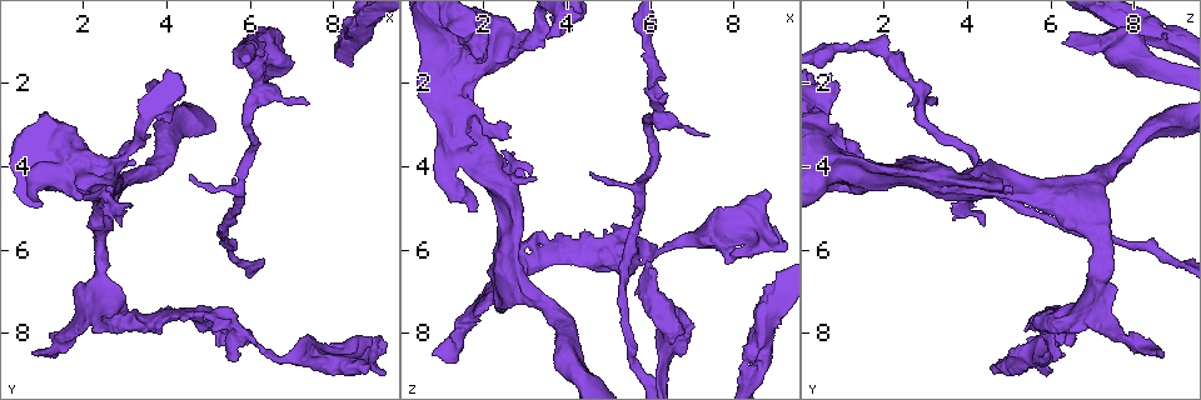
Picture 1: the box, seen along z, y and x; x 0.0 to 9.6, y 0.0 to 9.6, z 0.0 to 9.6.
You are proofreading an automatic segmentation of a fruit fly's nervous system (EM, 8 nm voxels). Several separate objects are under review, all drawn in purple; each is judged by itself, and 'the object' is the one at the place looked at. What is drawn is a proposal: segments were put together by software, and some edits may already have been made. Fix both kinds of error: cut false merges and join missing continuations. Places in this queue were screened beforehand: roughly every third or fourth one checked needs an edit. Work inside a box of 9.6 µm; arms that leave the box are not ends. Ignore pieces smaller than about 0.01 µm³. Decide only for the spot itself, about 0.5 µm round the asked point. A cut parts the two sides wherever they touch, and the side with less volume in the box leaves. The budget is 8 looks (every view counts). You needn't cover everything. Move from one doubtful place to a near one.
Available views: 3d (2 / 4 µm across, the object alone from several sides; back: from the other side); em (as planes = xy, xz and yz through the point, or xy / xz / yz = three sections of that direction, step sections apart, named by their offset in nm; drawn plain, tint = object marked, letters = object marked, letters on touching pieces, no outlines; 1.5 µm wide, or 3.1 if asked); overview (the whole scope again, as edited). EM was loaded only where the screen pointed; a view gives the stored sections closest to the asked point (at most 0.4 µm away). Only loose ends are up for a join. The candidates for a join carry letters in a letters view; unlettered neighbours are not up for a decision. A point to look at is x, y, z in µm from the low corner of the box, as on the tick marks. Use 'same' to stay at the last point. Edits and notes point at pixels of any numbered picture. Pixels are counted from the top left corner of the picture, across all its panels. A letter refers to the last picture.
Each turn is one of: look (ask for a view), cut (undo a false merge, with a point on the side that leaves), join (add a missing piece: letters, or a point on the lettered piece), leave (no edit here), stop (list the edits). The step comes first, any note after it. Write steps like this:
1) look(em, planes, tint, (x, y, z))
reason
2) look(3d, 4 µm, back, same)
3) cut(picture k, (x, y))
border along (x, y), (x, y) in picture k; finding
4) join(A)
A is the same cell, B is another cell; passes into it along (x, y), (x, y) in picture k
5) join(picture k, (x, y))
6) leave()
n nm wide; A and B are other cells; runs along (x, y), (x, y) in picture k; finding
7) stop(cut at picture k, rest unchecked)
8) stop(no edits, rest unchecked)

look(3d, 2 µm, (5.90, 1.10, 1.10))
thick turns thin

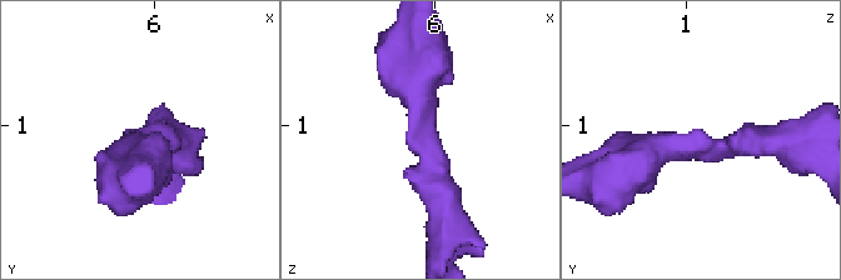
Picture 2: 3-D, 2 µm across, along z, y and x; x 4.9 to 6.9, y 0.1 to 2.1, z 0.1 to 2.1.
look(em, planes, letters, (5.88, 1.12, 1.06))
arms of 220, 400 nm

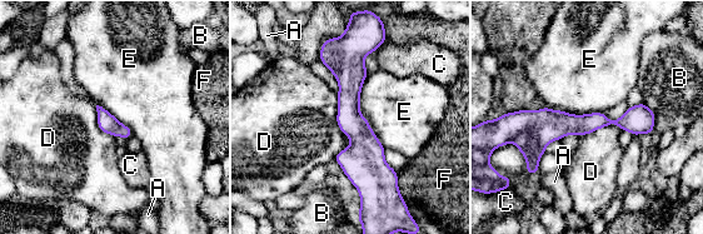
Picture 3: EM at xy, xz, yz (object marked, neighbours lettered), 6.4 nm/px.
leave()
A, B, C, D, E and F are other cells; border along (368, 71), (359, 111), (384, 149) in picture 3; one neuron here

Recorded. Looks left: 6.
look(3d, 4 µm, back, (1.20, 4.05, 0.95))
abrupt turn

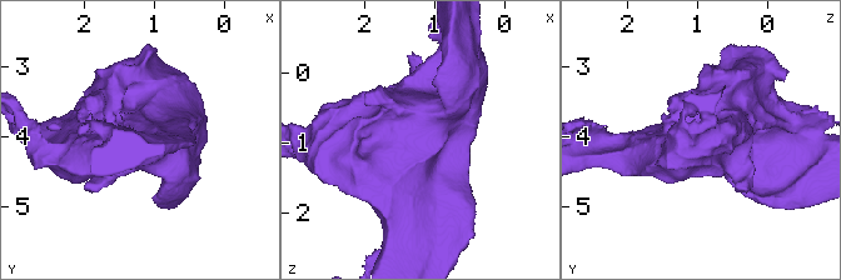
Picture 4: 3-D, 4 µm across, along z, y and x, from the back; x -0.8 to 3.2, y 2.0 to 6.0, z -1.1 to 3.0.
look(em, xz, step 8, tint, same)
shape alone is not enough

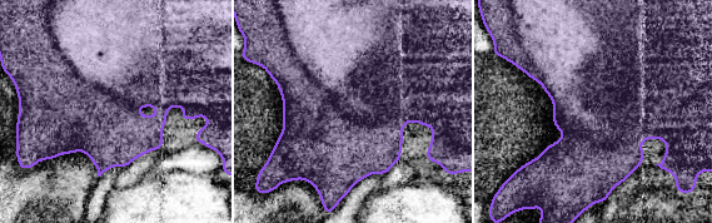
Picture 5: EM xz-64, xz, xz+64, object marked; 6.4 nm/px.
look(em, planes, letters, same)
cut it another way

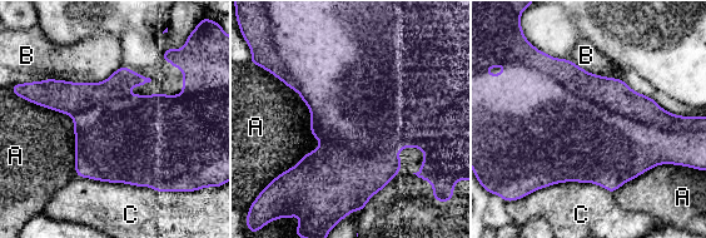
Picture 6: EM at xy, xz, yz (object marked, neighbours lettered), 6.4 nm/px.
cut(picture 6, (613, 94))
A, B and C are other cells; a second neuron is stuck on

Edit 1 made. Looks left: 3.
look(overview)
redraw

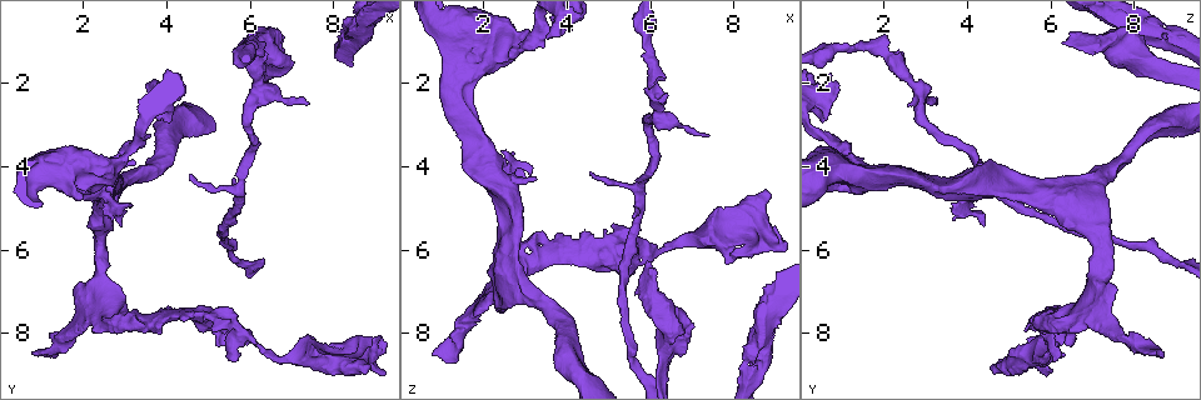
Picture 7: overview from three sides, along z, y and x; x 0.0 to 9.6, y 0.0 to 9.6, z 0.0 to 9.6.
look(em, xz, step 4, letters, (3.20, 4.00, 4.30))
an open end

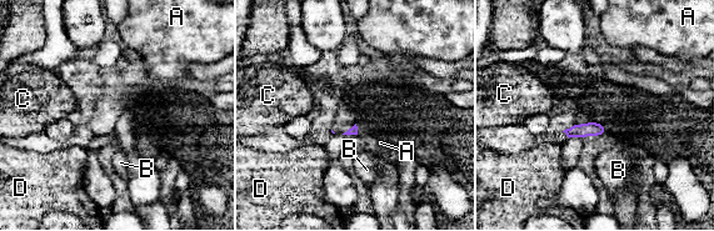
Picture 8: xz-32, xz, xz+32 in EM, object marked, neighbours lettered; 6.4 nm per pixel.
leave()
A, B, C and D are other cells; border along (604, 125), (607, 132) in picture 8; none of them fits

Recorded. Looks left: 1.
stop(cut at picture 6, rest unchecked)

